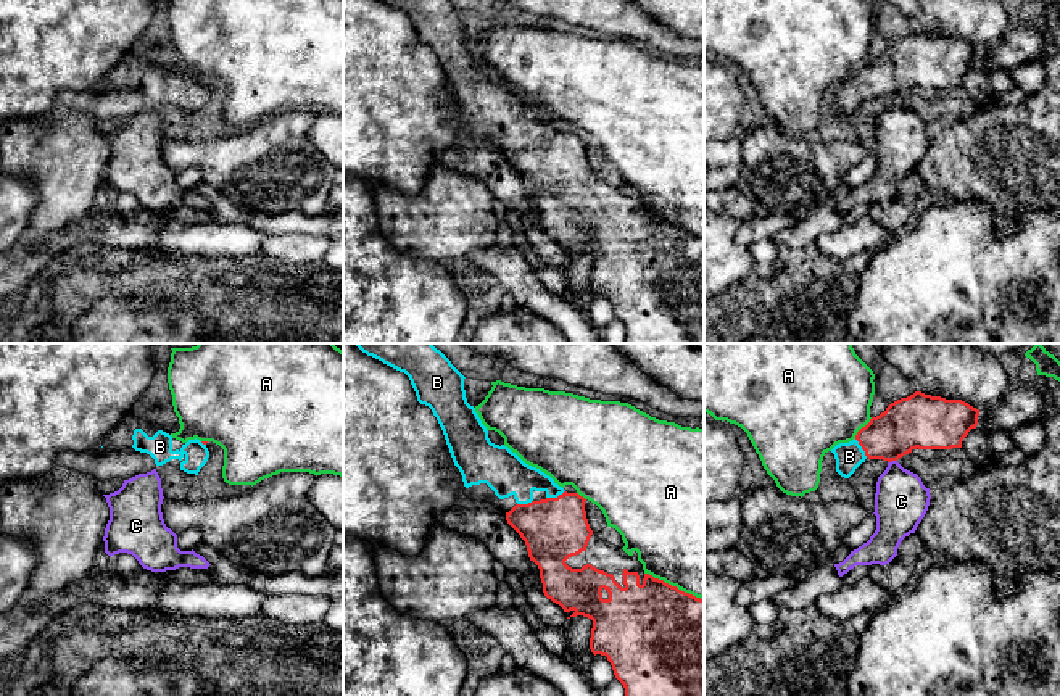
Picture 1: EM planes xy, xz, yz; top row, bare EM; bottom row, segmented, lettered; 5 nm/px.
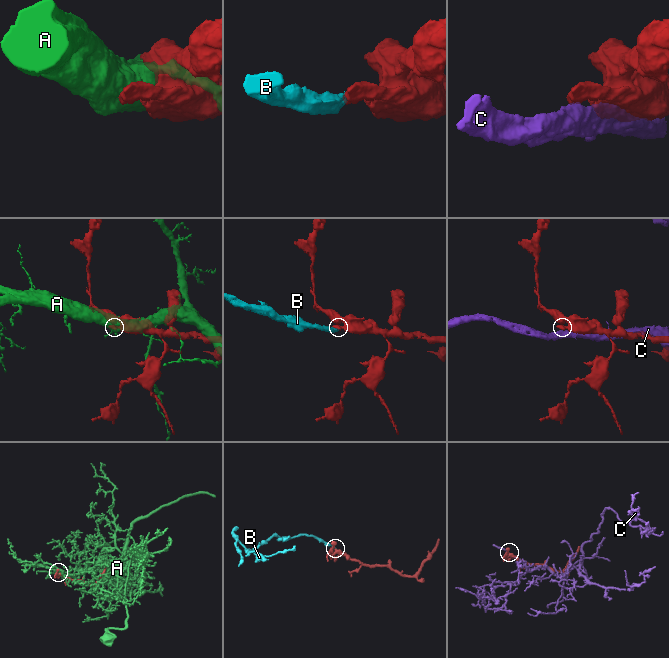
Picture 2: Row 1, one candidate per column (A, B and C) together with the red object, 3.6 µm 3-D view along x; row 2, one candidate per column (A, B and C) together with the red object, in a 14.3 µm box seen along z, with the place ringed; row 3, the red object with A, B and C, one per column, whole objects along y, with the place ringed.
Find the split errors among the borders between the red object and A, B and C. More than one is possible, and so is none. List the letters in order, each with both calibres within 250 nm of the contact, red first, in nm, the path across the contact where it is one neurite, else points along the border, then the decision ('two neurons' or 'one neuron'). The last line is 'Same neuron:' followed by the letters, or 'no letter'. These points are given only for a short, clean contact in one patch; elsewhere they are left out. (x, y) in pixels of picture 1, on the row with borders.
A: 500/500 nm | two neurons
B: 320/190 nm | across xz (554, 529), (554, 498), (542, 482), (511, 476) | one neuron
C: 280/280 nm | two neurons
Same neuron: B

